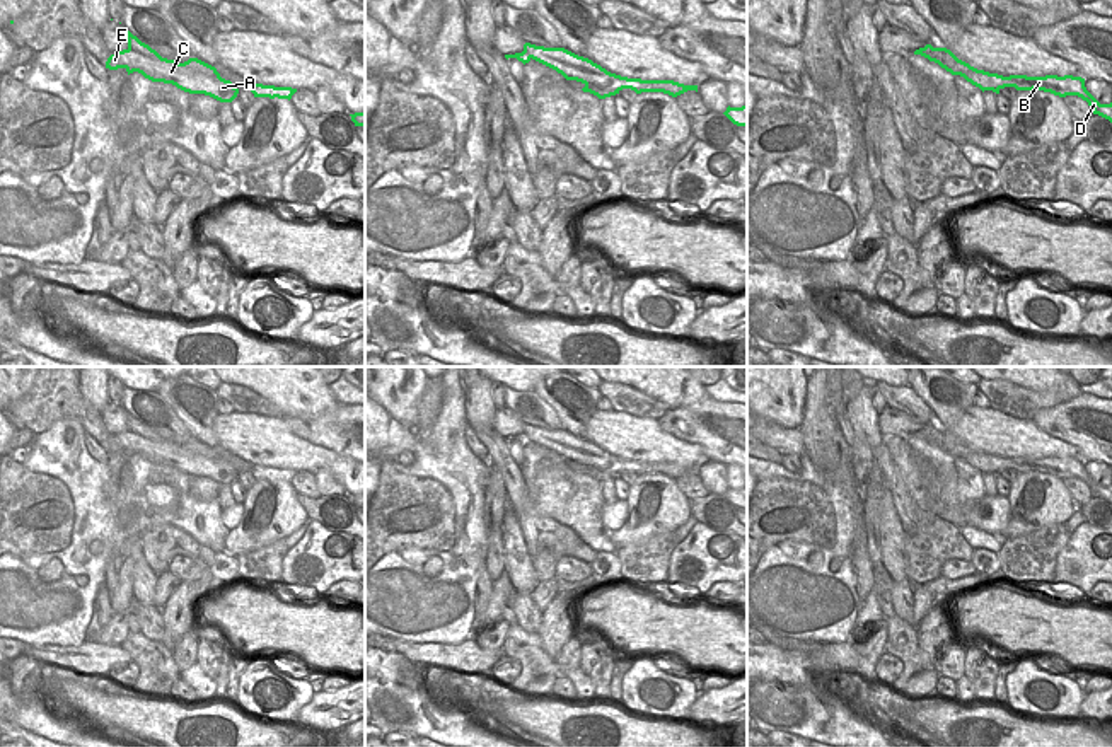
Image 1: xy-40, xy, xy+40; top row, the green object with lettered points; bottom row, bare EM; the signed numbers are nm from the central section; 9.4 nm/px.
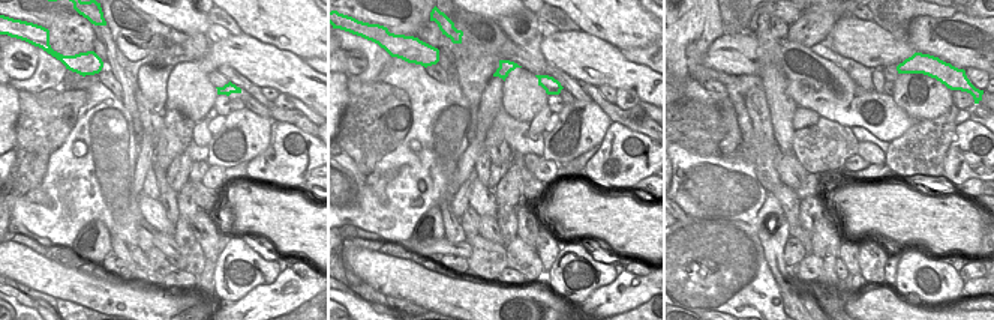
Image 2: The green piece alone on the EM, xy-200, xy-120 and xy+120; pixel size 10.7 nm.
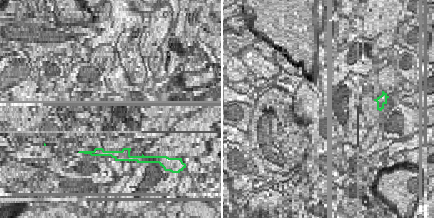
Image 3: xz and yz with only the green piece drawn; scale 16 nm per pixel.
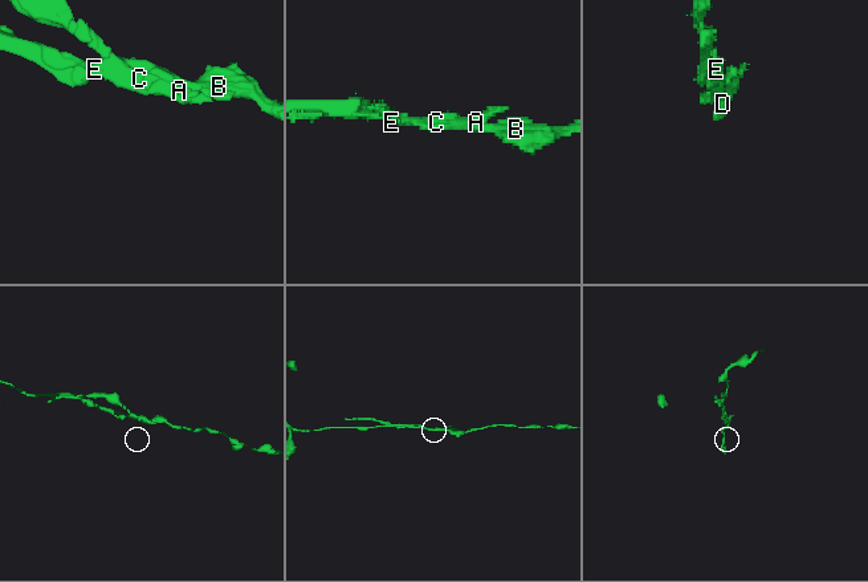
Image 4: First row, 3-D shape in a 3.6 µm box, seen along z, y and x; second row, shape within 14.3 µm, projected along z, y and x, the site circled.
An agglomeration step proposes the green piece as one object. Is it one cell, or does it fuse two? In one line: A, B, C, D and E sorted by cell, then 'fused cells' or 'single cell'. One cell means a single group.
A C E / B D; fused cells

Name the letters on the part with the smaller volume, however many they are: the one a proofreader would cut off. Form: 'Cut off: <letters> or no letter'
Cut off: A, C, E

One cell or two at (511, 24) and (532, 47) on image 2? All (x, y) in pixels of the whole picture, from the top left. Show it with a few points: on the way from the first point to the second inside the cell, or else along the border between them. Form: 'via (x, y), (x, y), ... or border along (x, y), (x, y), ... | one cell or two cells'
via (514, 30), (526, 41) | one cell

